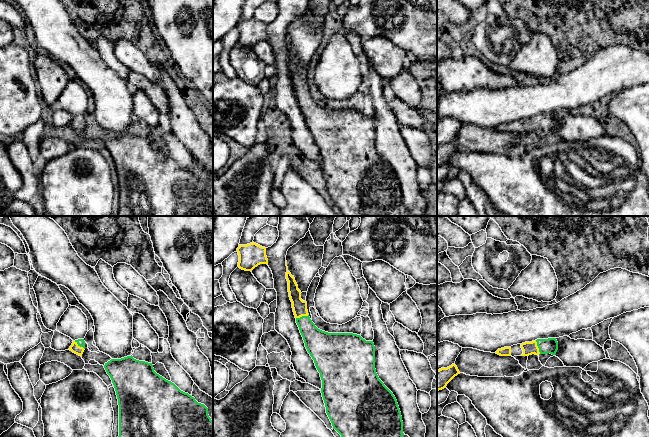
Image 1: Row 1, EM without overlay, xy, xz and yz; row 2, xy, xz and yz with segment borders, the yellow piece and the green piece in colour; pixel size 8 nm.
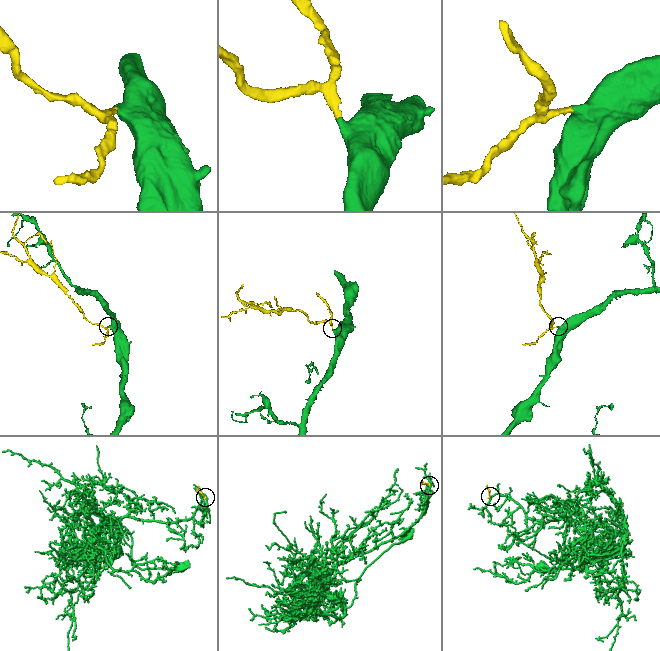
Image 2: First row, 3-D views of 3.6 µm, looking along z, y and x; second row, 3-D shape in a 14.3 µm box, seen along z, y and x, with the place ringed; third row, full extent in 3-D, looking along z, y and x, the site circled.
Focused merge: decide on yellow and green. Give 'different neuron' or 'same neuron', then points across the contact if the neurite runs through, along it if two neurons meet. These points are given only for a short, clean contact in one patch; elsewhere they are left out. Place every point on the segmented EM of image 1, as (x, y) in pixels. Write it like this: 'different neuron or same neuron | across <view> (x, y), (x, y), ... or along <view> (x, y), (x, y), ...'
same neuron | across yz (529, 348), (537, 347), (550, 345)

